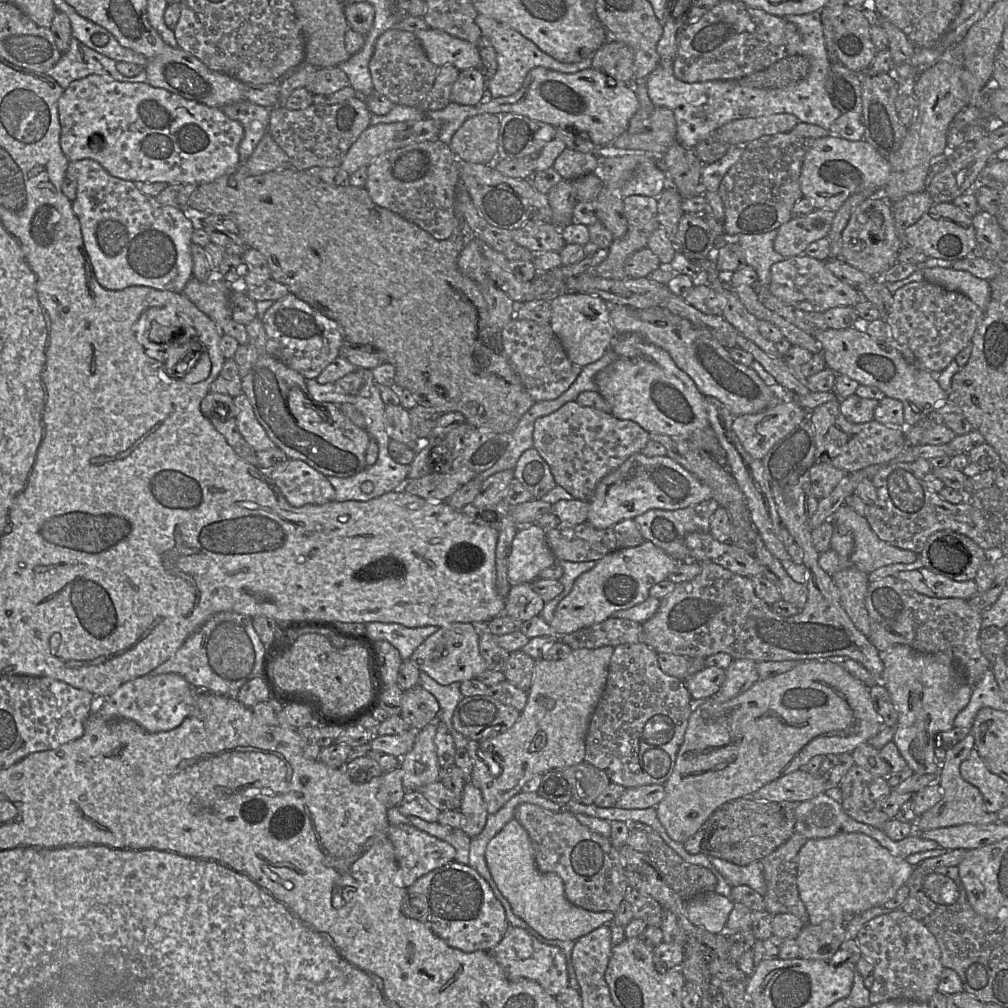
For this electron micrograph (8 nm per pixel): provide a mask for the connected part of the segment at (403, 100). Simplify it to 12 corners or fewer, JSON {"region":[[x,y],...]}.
{"region":[[388,29],[369,61],[374,91],[417,107],[439,67],[412,32]]}

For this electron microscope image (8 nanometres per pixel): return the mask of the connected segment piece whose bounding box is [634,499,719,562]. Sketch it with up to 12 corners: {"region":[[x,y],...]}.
{"region":[[712,499],[677,510],[651,509],[634,521],[677,561],[690,561],[685,538],[710,532]]}

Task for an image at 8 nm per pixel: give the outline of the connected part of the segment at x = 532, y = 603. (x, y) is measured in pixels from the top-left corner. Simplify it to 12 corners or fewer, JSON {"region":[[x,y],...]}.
{"region":[[532,583],[511,586],[504,614],[523,622],[540,615],[544,600]]}

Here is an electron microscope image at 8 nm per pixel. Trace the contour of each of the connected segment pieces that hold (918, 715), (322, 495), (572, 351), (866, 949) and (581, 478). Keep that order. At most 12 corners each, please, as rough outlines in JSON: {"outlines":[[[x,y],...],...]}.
{"outlines":[[[896,644],[880,681],[893,741],[915,774],[938,774],[939,733],[973,686],[944,653]],[[302,460],[265,471],[295,508],[335,499],[327,477]],[[578,292],[550,301],[549,325],[574,364],[601,359],[617,334],[610,304]],[[904,911],[855,940],[874,967],[872,1004],[928,1003],[945,969],[933,934]],[[567,402],[536,419],[556,484],[589,501],[649,433]]]}

